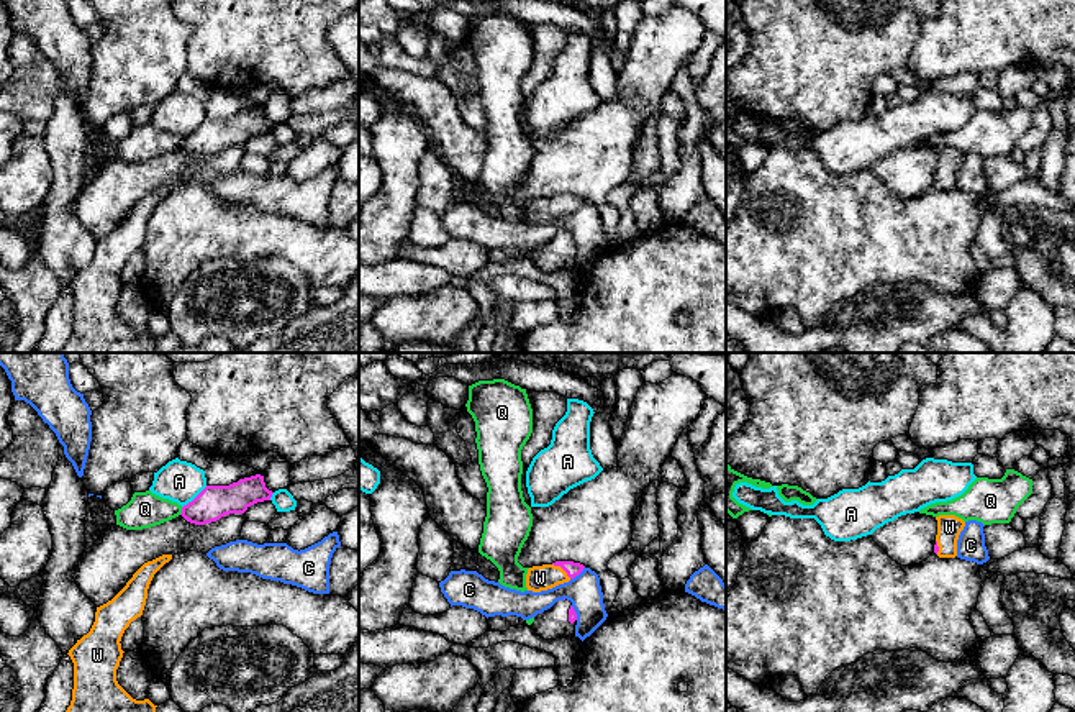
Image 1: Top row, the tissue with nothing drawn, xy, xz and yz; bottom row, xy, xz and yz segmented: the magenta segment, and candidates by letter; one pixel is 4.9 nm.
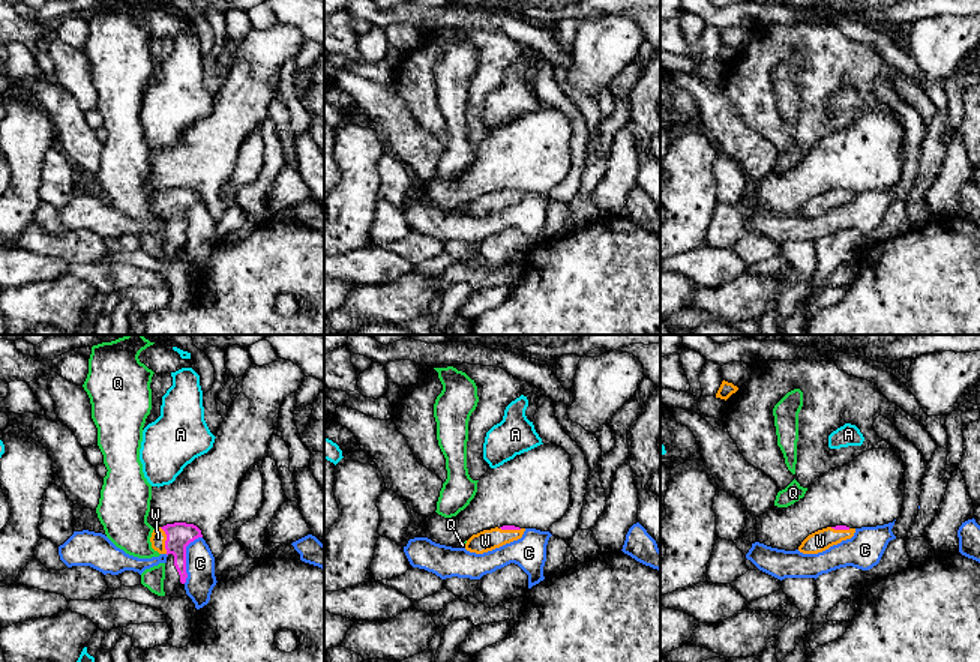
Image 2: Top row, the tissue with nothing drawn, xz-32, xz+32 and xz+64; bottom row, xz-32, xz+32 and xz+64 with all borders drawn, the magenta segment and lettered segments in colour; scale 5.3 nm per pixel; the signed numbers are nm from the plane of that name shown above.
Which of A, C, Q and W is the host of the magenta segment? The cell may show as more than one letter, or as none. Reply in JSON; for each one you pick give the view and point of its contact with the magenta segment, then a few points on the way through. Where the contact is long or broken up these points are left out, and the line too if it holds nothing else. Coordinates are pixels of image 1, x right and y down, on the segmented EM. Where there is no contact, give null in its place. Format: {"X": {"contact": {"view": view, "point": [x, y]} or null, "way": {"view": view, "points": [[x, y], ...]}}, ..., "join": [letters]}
{"W": {"contact": {"view": "xz", "point": [562, 568]}, "way": {"view": "xz", "points": [[572, 570], [562, 568], [554, 575], [539, 578]]}}, "join": ["W"]}

